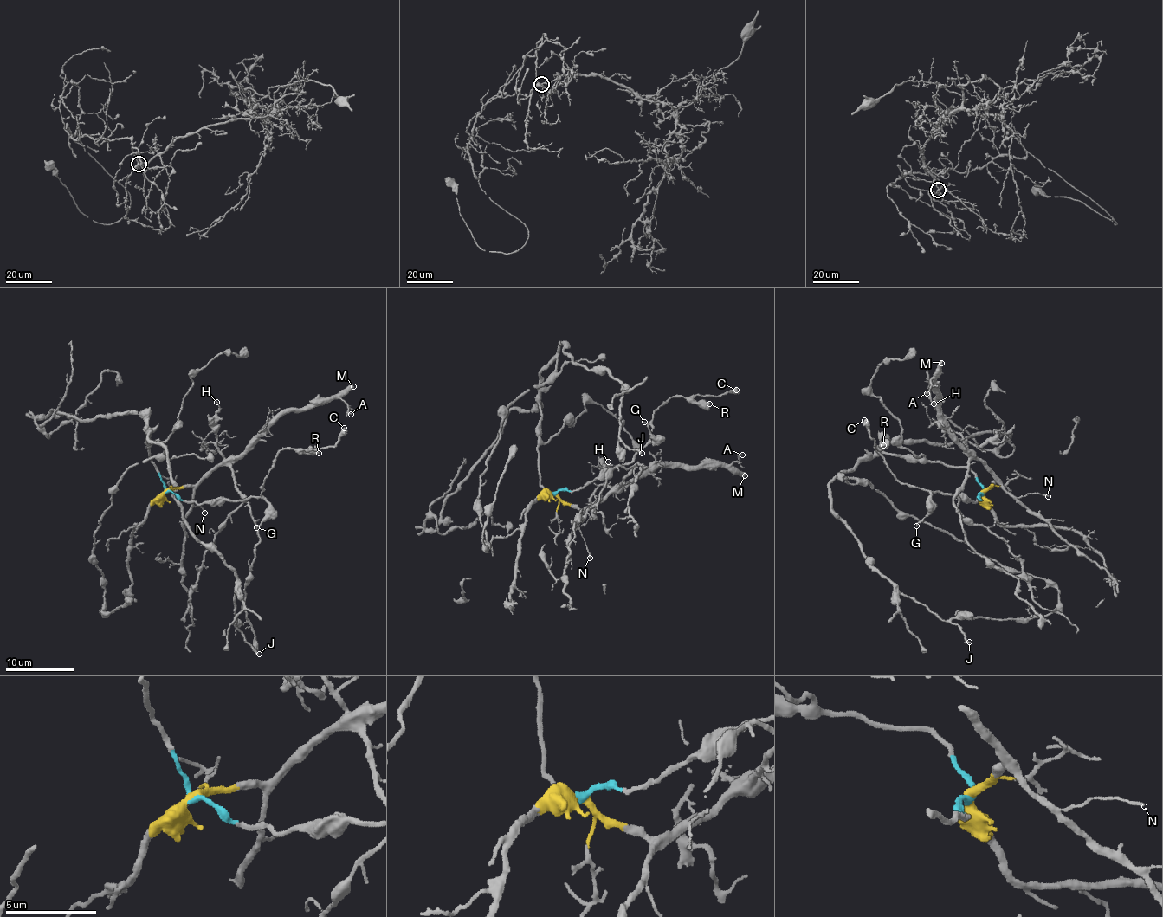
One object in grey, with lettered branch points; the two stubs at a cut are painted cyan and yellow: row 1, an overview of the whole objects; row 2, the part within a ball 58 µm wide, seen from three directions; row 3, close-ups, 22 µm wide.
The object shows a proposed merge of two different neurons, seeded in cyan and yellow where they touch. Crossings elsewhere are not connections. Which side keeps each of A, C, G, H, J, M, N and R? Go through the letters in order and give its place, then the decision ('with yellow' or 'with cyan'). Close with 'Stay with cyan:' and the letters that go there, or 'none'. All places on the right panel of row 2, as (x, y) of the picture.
A: (927, 393) | with yellow
C: (864, 420) | with cyan
G: (916, 526) | with cyan
H: (933, 403) | with yellow
J: (969, 642) | with cyan
M: (941, 363) | with yellow
N: (1048, 496) | with yellow
R: (883, 445) | with cyan
Stay with cyan: C, G, J, R

